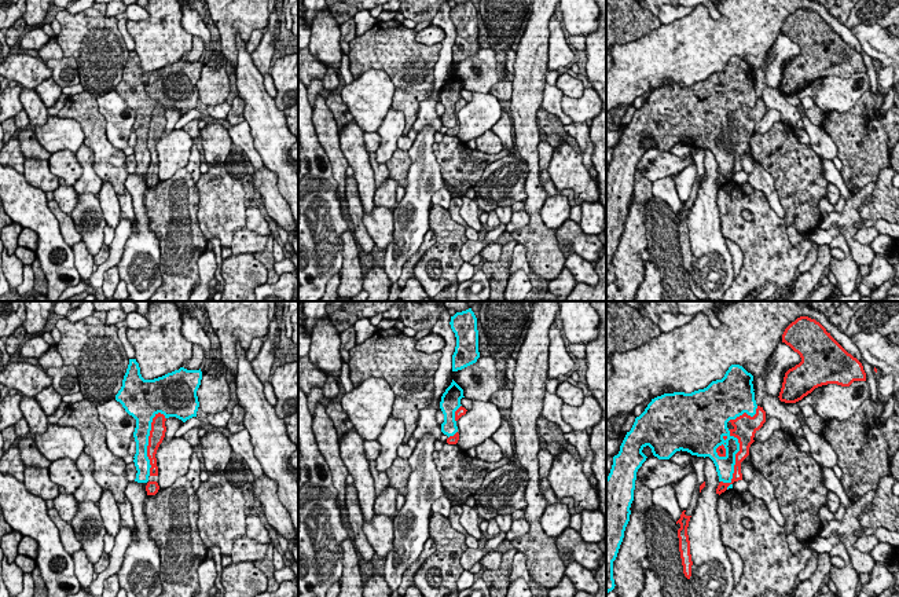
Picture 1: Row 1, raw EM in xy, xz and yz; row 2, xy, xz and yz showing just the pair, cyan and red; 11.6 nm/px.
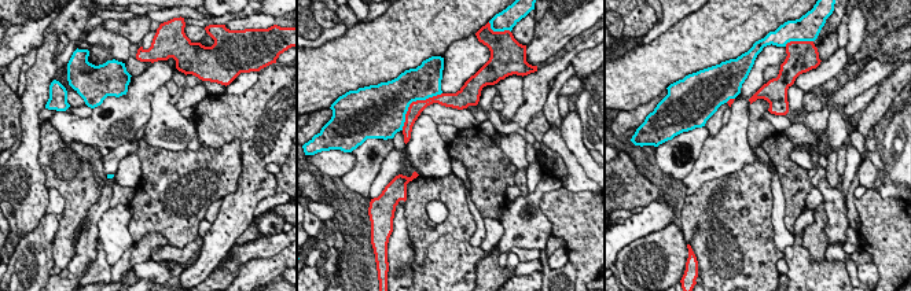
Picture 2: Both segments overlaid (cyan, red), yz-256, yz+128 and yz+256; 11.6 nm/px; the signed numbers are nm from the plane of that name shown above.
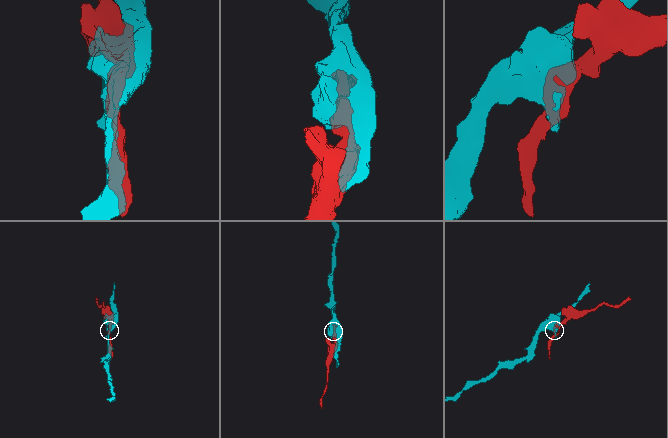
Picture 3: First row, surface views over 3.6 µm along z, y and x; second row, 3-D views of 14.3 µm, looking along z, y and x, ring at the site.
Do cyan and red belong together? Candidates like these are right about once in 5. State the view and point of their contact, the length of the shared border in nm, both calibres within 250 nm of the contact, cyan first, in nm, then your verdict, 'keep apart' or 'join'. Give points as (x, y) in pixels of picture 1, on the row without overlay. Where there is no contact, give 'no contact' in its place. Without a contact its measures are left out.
contact yz (734, 150); length 700 nm; calibres 220 and 160 nm; keep apart

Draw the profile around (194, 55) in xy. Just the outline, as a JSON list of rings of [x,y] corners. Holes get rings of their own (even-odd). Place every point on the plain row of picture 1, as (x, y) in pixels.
[[[192,37],[192,48],[188,54],[186,54],[183,56],[184,61],[187,62],[199,62],[201,61],[201,56],[202,56],[202,52],[205,50],[205,44],[203,44],[203,40],[199,39],[199,37]]]

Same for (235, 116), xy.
[[[236,96],[231,105],[231,110],[225,121],[231,125],[241,124],[242,121],[245,121],[243,110],[245,110],[245,102],[242,98]]]

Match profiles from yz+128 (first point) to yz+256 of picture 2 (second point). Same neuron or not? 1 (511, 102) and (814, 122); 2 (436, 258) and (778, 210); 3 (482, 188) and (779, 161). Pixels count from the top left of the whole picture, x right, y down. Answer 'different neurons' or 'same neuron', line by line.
1: same neuron
2: different neurons
3: same neuron

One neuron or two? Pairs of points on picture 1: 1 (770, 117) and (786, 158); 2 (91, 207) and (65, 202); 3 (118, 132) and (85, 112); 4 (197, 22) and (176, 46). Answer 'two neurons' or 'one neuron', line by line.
1: two neurons
2: two neurons
3: two neurons
4: two neurons

